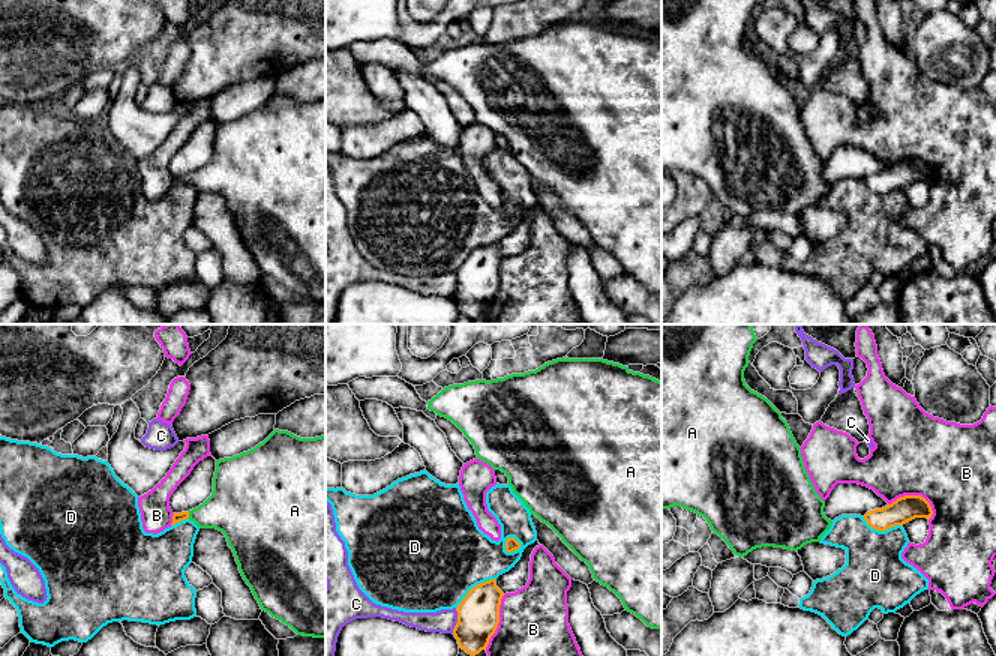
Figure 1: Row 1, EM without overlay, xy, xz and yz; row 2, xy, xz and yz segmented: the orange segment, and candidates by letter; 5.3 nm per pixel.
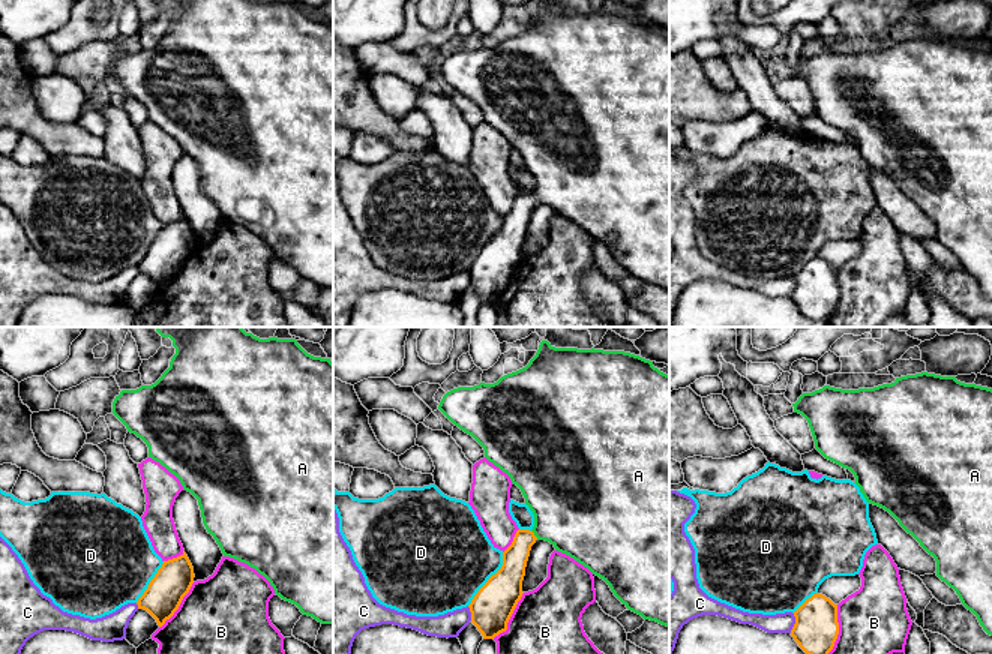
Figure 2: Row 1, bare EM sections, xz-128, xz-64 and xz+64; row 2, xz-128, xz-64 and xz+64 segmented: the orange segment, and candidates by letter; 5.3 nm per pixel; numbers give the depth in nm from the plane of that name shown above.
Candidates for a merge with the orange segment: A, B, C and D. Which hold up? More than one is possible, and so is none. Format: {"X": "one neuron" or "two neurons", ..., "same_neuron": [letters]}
{"A": "one neuron", "B": "two neurons", "C": "two neurons", "D": "two neurons", "same_neuron": ["A"]}

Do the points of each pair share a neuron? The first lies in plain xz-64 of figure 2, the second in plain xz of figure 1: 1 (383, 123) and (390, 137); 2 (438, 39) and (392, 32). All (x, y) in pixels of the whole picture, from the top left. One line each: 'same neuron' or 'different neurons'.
1: different neurons
2: different neurons

